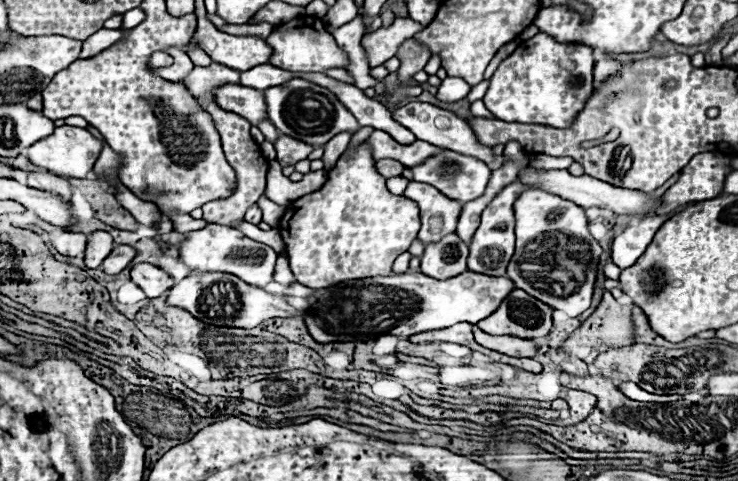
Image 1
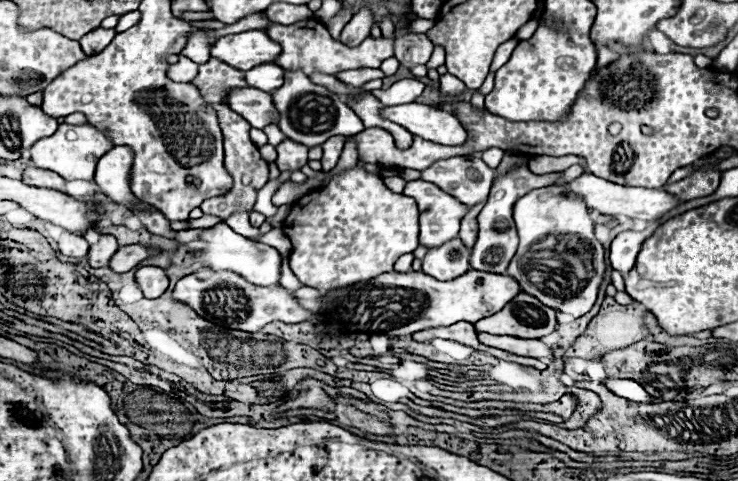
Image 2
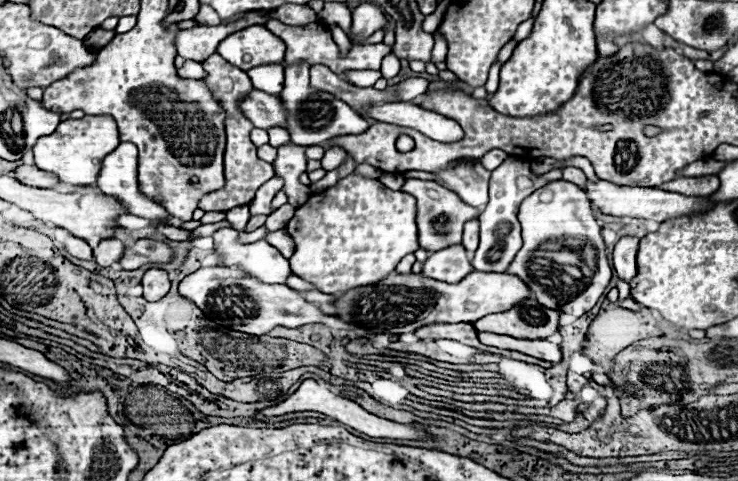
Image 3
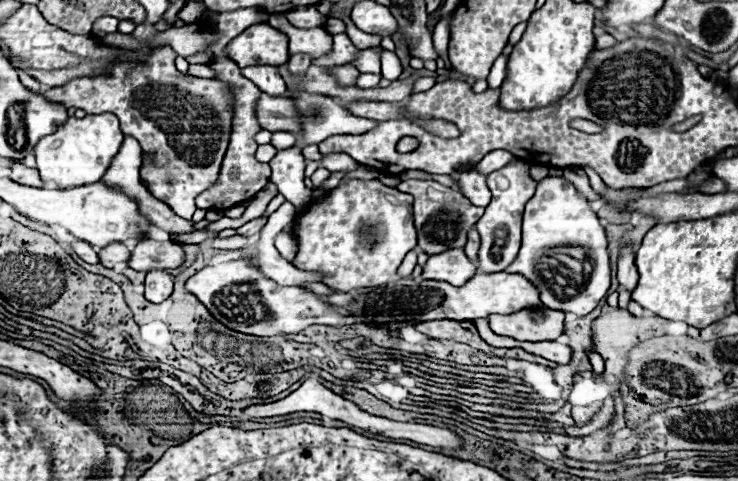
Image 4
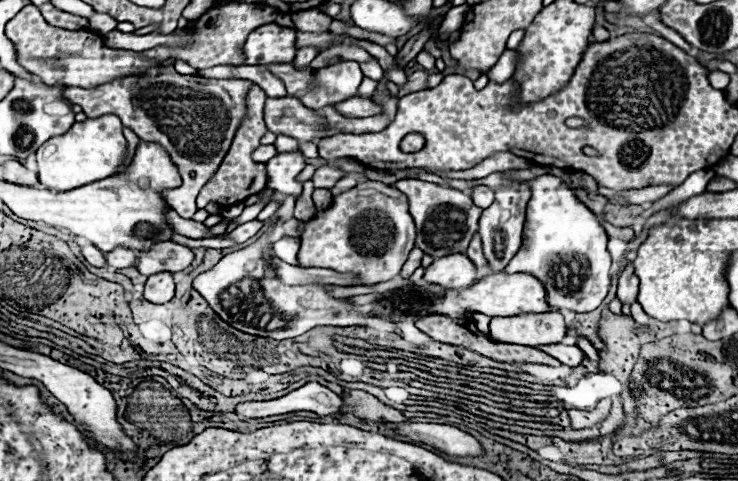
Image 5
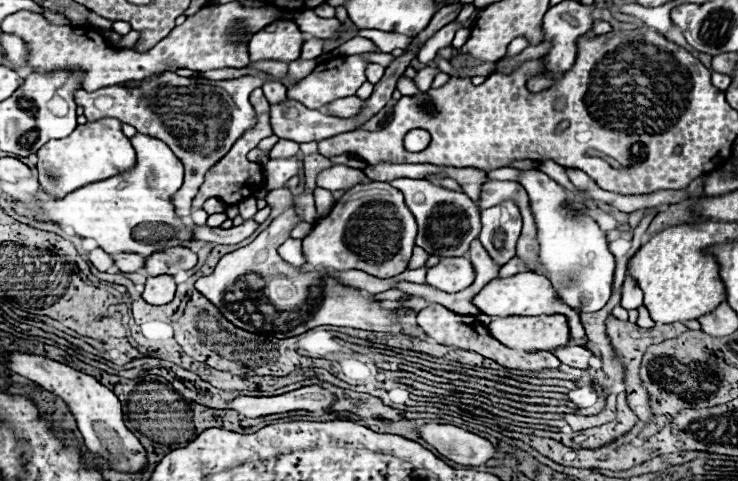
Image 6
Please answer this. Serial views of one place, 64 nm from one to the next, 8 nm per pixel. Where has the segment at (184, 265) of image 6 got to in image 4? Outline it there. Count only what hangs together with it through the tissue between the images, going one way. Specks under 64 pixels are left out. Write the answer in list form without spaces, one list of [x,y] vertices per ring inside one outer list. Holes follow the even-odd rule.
[[[144,240],[144,242],[136,244],[128,266],[138,272],[172,270],[172,268],[180,268],[184,264],[184,260],[186,260],[186,254],[180,244],[176,244],[172,240],[168,240],[168,242]]]

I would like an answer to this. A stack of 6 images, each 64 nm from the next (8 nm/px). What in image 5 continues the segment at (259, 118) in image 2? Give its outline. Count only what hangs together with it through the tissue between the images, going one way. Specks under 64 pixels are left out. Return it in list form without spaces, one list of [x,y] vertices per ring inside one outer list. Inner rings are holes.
[[[284,96],[282,100],[266,100],[264,120],[268,132],[286,134],[296,138],[298,142],[314,142],[320,140],[326,130],[326,120],[316,114],[316,110],[306,108],[294,96]]]

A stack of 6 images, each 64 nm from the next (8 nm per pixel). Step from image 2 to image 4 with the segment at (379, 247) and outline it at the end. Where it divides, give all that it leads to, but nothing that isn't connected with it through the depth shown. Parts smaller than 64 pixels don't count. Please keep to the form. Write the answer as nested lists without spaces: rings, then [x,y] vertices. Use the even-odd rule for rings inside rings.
[[[350,180],[346,184],[340,184],[338,188],[330,190],[328,196],[322,202],[312,202],[308,206],[308,210],[302,216],[296,216],[296,224],[294,224],[294,236],[298,240],[298,254],[294,258],[294,266],[300,270],[308,270],[308,272],[324,272],[326,274],[326,284],[334,290],[340,292],[352,292],[356,288],[364,288],[364,286],[378,286],[378,284],[386,284],[398,270],[398,266],[402,264],[404,256],[416,248],[416,228],[414,228],[414,218],[412,218],[412,196],[406,192],[398,192],[396,188],[384,186],[378,180]]]

